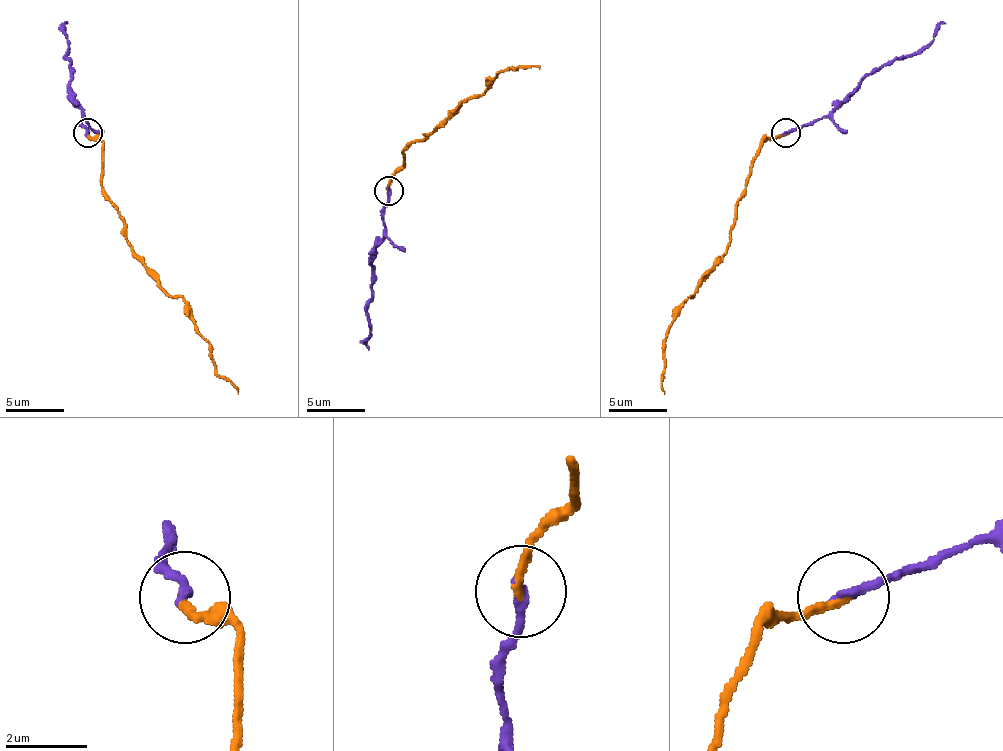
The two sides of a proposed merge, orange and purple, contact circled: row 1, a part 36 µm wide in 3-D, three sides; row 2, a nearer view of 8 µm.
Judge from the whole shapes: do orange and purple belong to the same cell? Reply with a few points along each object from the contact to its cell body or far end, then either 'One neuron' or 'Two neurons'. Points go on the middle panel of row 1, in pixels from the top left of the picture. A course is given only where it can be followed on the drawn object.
Course of orange: (389, 189), (404, 166), (404, 149), (433, 132), (473, 94), (485, 91), (499, 74), (511, 68), (540, 68). Course of purple: (389, 189), (372, 270), (372, 297), (366, 302), (366, 349). One neuron

